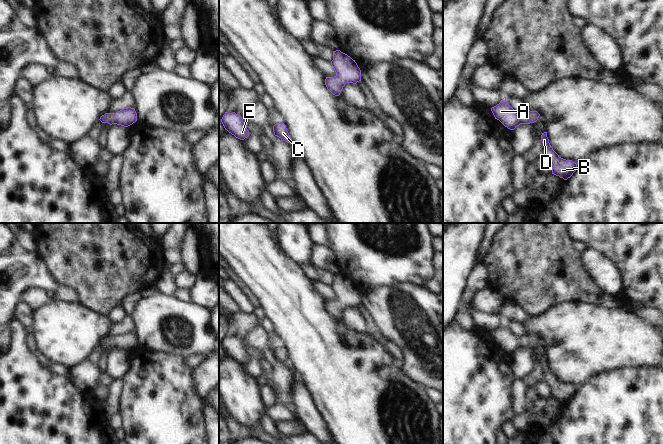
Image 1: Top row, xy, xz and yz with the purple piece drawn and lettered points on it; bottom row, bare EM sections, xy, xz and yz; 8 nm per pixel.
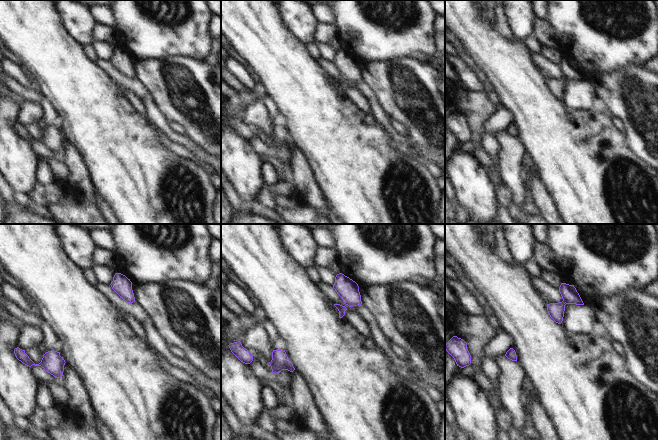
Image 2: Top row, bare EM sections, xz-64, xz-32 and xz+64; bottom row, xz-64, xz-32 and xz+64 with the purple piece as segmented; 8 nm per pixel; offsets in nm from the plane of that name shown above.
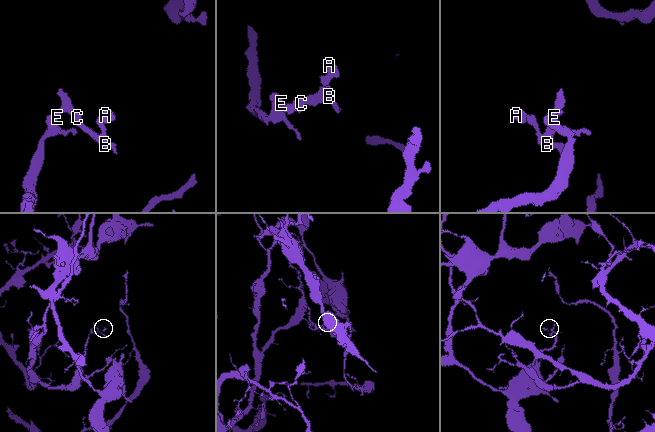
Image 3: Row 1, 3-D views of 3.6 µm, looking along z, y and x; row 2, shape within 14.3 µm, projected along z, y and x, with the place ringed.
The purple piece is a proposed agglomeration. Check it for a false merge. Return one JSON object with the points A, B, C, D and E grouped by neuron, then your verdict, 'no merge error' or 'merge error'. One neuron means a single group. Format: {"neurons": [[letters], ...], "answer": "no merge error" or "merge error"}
{"neurons": [["A", "B", "C", "D", "E"]], "answer": "no merge error"}

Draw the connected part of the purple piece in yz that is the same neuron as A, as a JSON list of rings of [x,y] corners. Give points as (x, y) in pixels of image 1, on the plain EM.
[[[504,321],[499,328],[491,332],[495,343],[499,344],[505,351],[514,354],[520,348],[530,348],[538,344],[540,338],[537,335],[525,334],[517,337]]]

